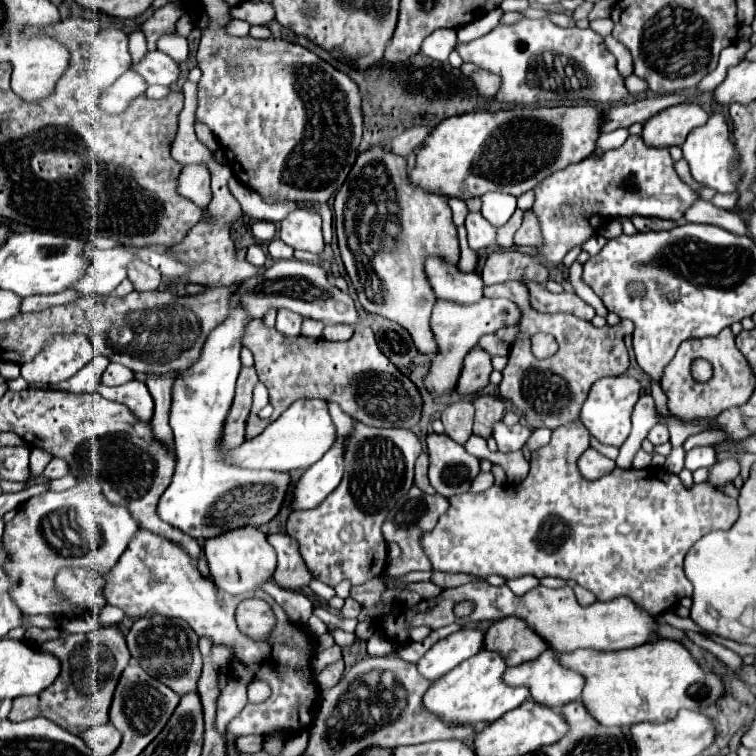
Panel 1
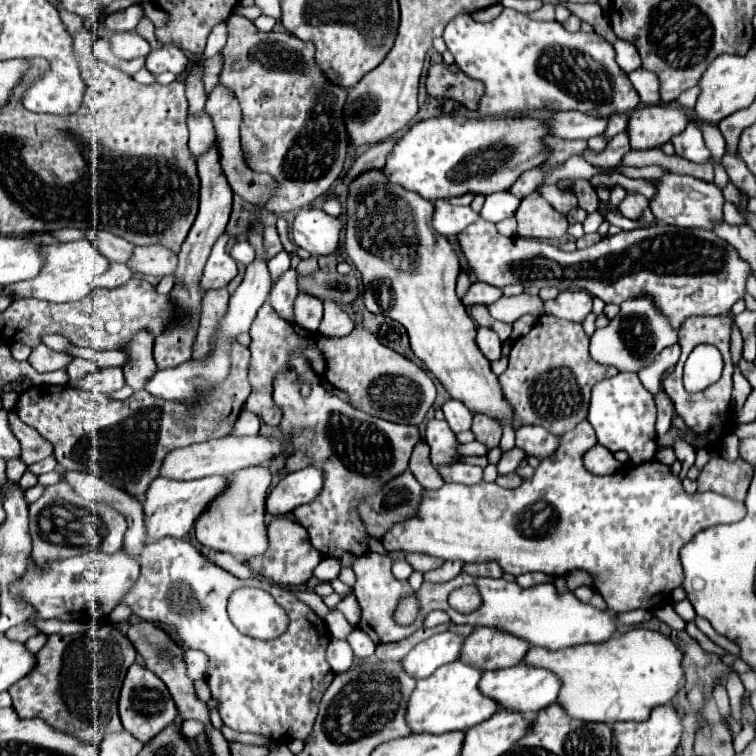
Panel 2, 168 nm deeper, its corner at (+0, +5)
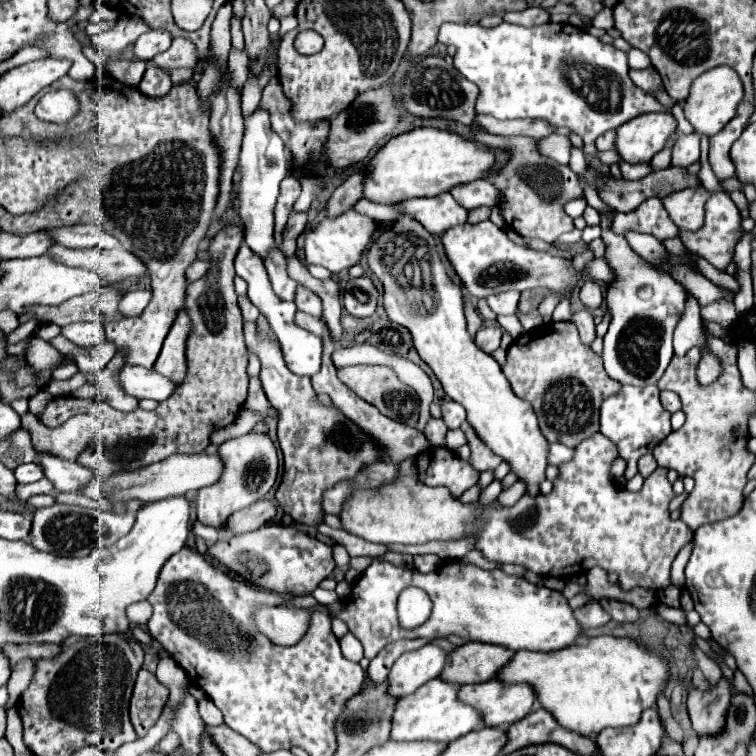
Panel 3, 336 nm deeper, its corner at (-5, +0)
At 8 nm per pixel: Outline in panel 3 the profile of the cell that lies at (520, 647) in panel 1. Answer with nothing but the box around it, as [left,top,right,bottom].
[440,642,512,686]

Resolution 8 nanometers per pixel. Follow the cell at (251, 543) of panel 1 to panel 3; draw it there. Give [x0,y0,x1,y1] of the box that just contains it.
[194,430,278,530]

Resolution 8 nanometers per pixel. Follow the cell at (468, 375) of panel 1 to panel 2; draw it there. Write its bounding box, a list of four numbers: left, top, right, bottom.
[477,329,501,361]

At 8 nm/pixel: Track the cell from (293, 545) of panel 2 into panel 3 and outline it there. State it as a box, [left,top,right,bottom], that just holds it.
[208,526,336,596]

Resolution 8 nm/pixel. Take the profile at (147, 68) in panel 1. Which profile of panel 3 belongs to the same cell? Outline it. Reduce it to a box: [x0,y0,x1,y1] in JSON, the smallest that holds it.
[152,38,200,70]

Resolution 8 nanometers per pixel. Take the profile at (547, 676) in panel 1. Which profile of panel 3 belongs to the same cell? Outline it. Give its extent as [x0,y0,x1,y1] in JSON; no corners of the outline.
[458,680,534,726]

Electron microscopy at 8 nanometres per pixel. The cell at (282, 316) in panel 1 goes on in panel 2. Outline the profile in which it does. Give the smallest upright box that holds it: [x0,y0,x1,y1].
[269,269,299,321]

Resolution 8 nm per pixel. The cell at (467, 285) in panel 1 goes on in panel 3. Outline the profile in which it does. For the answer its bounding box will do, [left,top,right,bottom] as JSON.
[488,290,520,314]

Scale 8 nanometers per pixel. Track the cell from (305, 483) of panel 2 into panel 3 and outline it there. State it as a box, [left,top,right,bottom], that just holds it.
[220,500,276,534]

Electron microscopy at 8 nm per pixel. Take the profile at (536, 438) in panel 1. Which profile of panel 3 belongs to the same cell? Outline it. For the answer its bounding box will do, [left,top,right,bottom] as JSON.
[478,482,500,508]

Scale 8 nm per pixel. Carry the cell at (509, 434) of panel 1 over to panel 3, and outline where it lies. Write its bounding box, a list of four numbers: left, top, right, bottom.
[548,444,574,466]

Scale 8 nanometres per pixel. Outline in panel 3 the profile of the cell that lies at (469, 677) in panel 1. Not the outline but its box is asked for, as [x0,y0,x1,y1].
[390,680,482,742]

